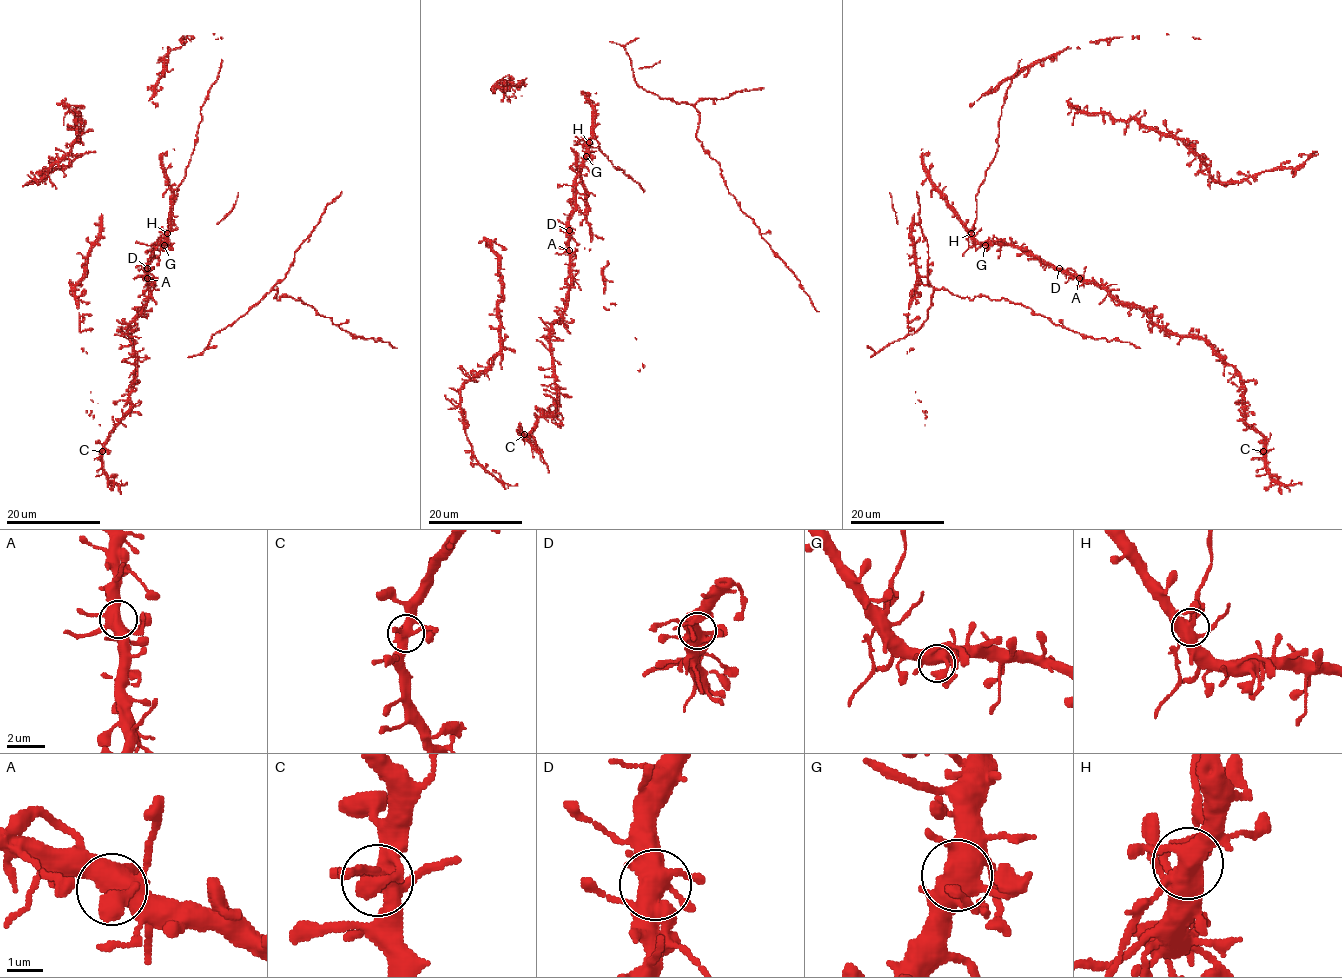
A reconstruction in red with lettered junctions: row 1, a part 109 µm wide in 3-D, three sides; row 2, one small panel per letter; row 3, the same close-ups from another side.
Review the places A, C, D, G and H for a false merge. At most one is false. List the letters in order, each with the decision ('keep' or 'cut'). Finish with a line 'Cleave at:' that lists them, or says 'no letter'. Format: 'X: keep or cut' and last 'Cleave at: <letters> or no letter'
A: keep
C: keep
D: keep
G: keep
H: keep
Cleave at: no letter

